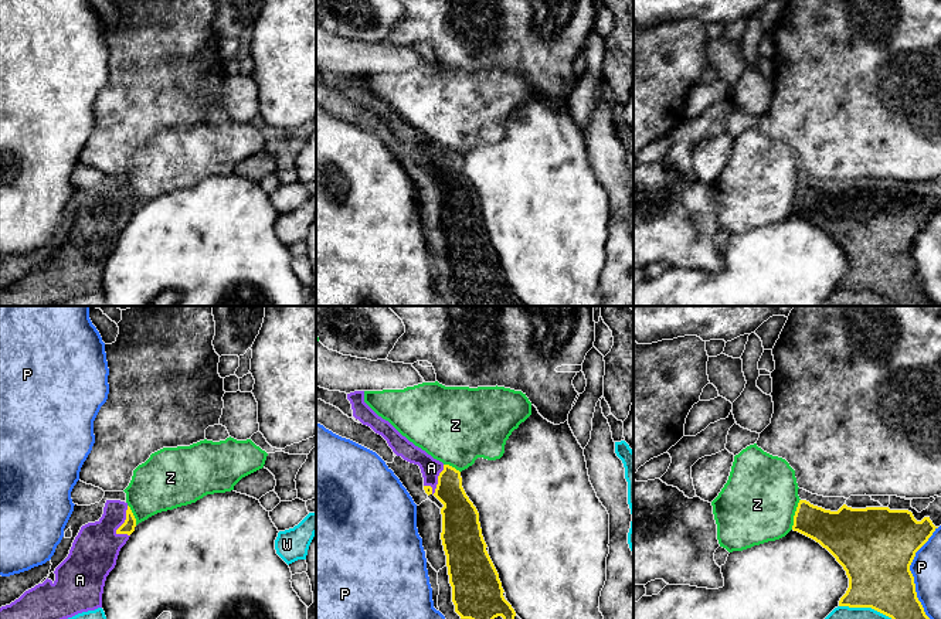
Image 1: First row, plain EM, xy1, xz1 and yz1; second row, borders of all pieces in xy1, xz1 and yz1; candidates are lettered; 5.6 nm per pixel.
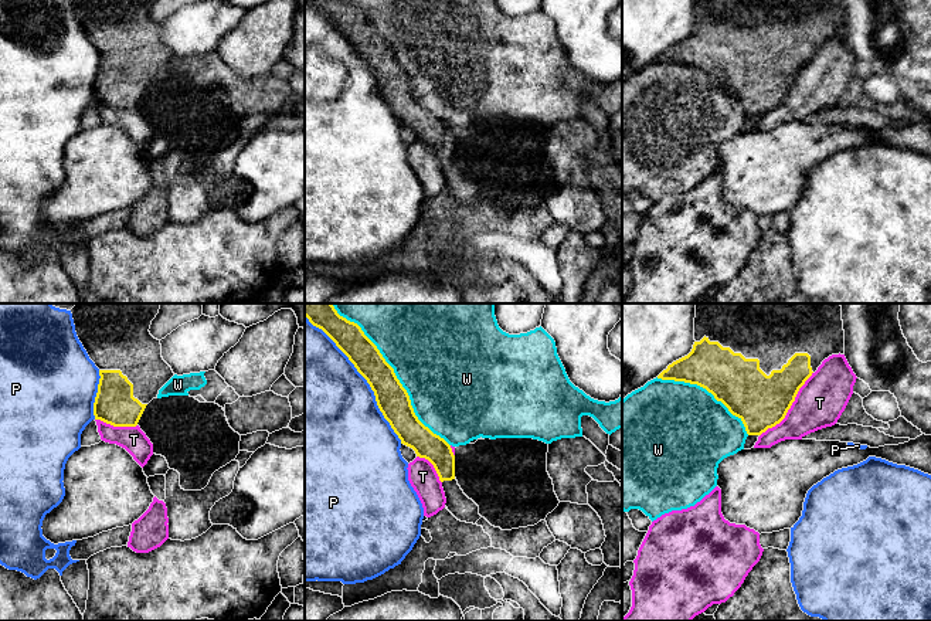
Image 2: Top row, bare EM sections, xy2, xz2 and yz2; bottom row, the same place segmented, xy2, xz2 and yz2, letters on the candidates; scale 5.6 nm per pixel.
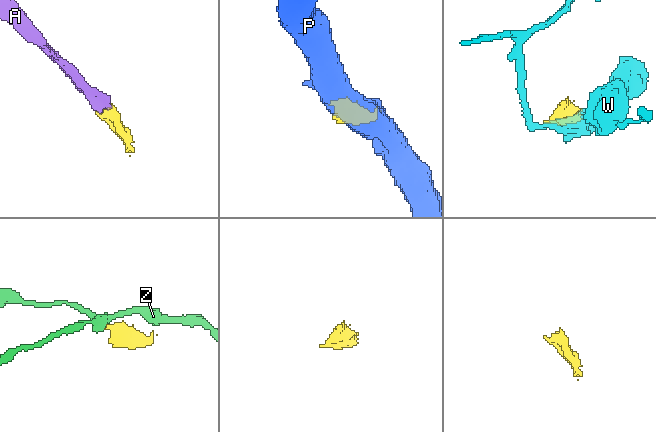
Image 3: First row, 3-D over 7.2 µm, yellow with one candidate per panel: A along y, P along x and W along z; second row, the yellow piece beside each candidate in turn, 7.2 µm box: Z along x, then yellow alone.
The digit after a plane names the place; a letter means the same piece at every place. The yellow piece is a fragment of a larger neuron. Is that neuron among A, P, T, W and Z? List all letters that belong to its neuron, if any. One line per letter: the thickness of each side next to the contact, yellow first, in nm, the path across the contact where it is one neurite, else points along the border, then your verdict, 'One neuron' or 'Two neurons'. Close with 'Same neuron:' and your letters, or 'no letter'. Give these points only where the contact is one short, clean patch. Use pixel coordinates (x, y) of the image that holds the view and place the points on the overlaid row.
A: Thickness 200 nm (yellow) against 120 nm. One neuron
P: Thickness 190 nm (yellow) against 500 nm. Two neurons
T: Thickness 300 nm (yellow) against 280 nm. Two neurons
W: Thickness 190 nm (yellow) against 500 nm. Two neurons
Z: Thickness 220 nm (yellow) against 440 nm. Boundary: yz1 (799, 499), (791, 529). Two neurons
Same neuron: A

